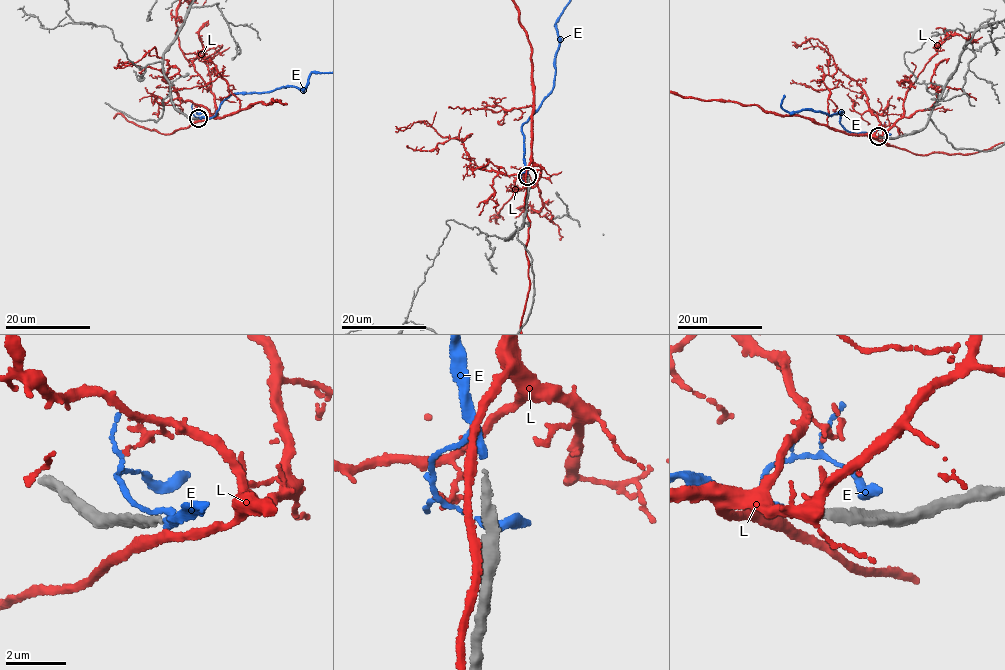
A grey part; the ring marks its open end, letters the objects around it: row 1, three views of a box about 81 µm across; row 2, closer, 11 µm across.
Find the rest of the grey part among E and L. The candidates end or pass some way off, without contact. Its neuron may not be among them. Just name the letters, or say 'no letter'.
E

